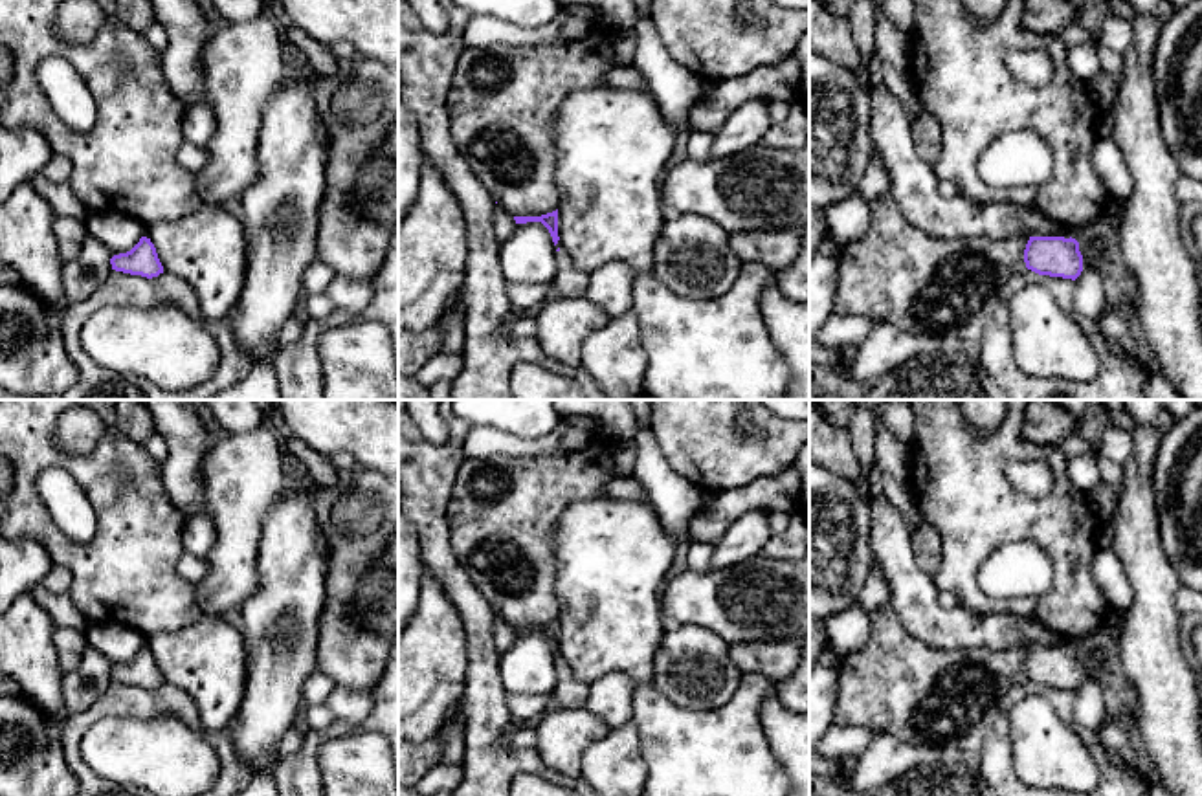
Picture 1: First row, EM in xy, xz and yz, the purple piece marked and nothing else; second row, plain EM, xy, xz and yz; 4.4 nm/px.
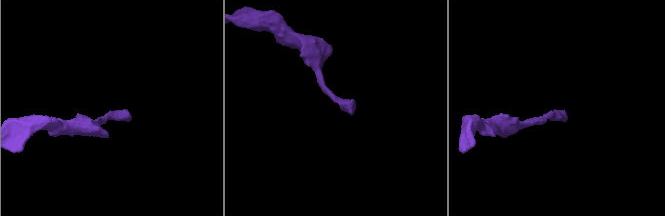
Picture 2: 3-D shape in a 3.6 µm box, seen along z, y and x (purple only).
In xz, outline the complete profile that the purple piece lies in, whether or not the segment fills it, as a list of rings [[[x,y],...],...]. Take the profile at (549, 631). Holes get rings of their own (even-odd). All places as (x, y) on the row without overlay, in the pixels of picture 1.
[[[558,620],[541,627],[514,627],[516,635],[541,633],[554,653],[556,660],[556,684],[552,690],[552,701],[558,708],[585,708],[589,697],[589,684],[578,680],[569,664],[563,660],[558,647]]]

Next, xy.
[[[141,647],[130,662],[114,666],[110,669],[110,675],[116,682],[141,686],[147,690],[163,684],[163,677],[158,669],[156,658],[147,647]]]

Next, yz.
[[[1110,609],[1099,627],[1059,647],[1029,647],[1024,660],[1026,679],[1050,688],[1075,691],[1083,682],[1085,653],[1094,651],[1103,662],[1110,649],[1118,647],[1121,613]]]

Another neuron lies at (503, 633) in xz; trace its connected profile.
[[[495,614],[494,625],[494,647],[499,657],[503,657],[514,644],[516,631],[514,627],[499,614]]]

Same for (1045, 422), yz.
[[[1029,400],[1022,437],[1029,444],[1055,444],[1077,433],[1079,426],[1079,416],[1072,416],[1052,400]]]

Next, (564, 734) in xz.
[[[556,708],[545,712],[534,730],[534,750],[543,765],[567,778],[580,778],[584,752],[611,728],[587,708]]]

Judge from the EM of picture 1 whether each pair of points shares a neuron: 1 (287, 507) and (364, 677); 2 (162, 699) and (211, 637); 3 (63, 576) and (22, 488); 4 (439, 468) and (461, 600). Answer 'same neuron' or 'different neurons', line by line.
1: different neurons
2: different neurons
3: different neurons
4: same neuron

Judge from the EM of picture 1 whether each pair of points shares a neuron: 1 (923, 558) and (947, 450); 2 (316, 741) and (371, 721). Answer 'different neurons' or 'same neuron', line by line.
1: different neurons
2: same neuron

